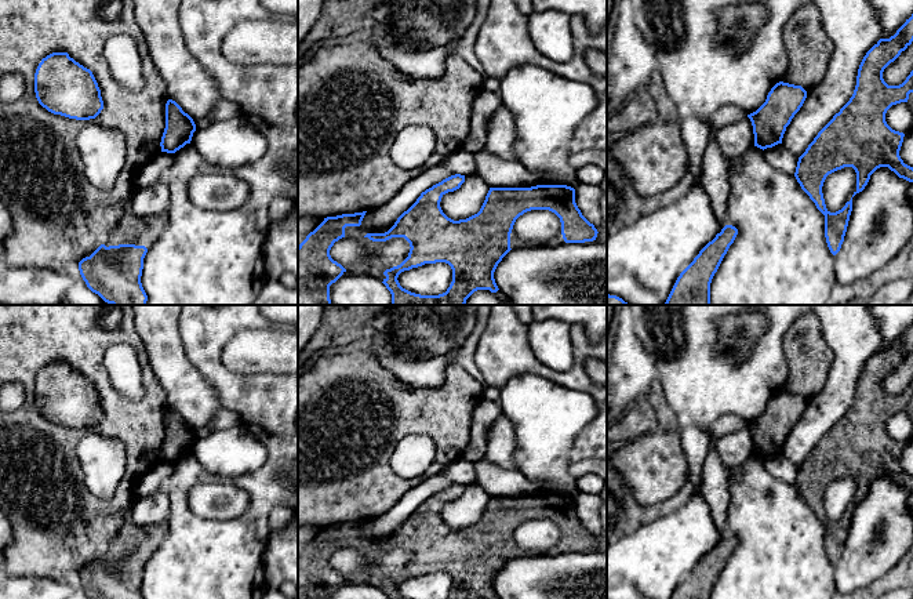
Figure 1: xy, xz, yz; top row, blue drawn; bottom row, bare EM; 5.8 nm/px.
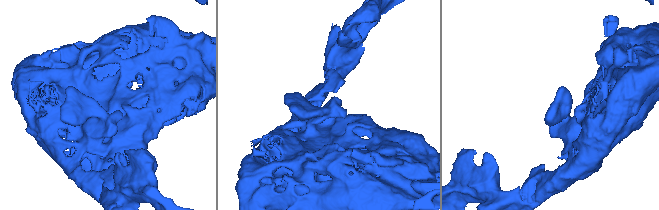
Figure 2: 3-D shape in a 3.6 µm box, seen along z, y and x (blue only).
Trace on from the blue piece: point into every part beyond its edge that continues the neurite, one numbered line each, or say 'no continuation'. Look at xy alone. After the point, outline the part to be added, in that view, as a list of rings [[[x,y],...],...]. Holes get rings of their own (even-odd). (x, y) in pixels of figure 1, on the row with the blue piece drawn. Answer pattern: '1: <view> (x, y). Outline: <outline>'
1: xy (141, 231). Outline: [[[128,211],[103,244],[106,247],[119,244],[145,246],[149,251],[167,225],[167,213],[153,217],[135,217]]]

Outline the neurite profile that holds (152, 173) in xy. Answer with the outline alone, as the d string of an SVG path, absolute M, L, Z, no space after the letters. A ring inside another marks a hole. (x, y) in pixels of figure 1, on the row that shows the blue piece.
M160 152L150 163L141 168L137 177L137 186L153 186L165 178L175 161L175 153Z

